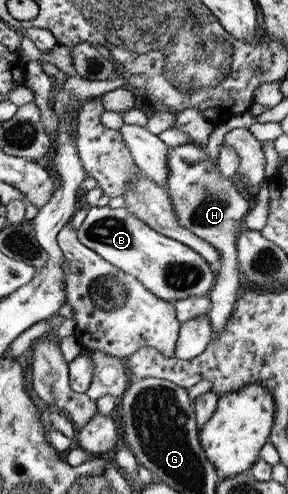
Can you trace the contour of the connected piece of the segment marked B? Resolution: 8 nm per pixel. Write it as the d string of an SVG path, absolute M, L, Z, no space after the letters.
M124 205L119 208L90 206L75 233L76 239L84 247L120 271L132 275L152 295L165 302L204 296L214 284L216 273L211 271L210 265L196 251L154 231Z

